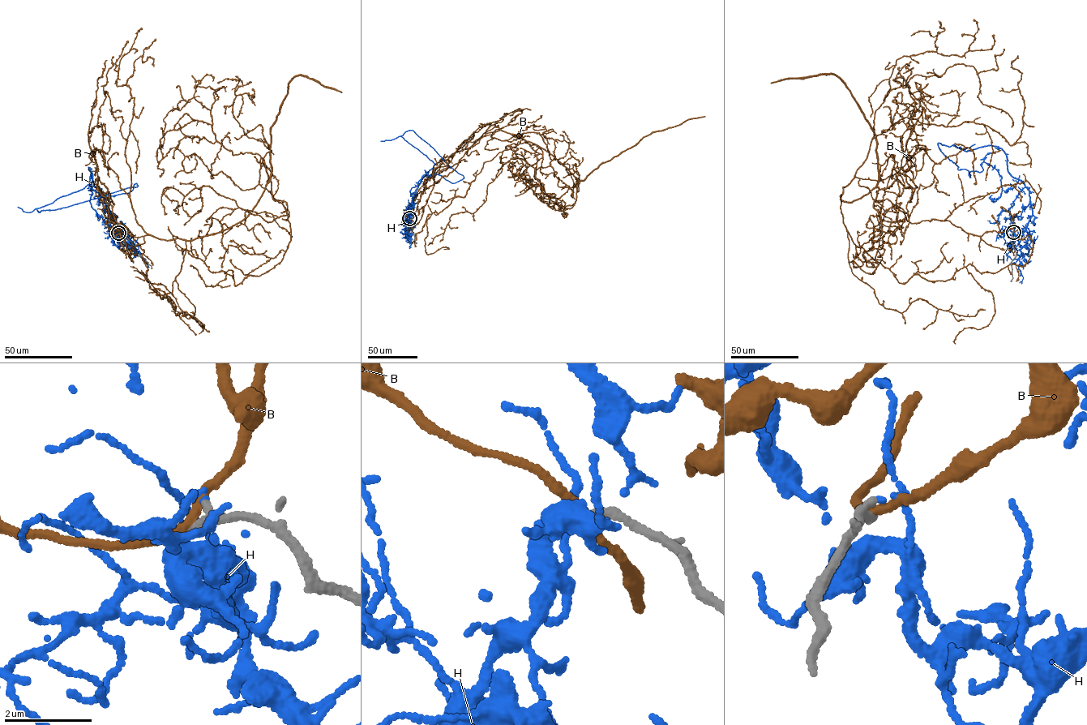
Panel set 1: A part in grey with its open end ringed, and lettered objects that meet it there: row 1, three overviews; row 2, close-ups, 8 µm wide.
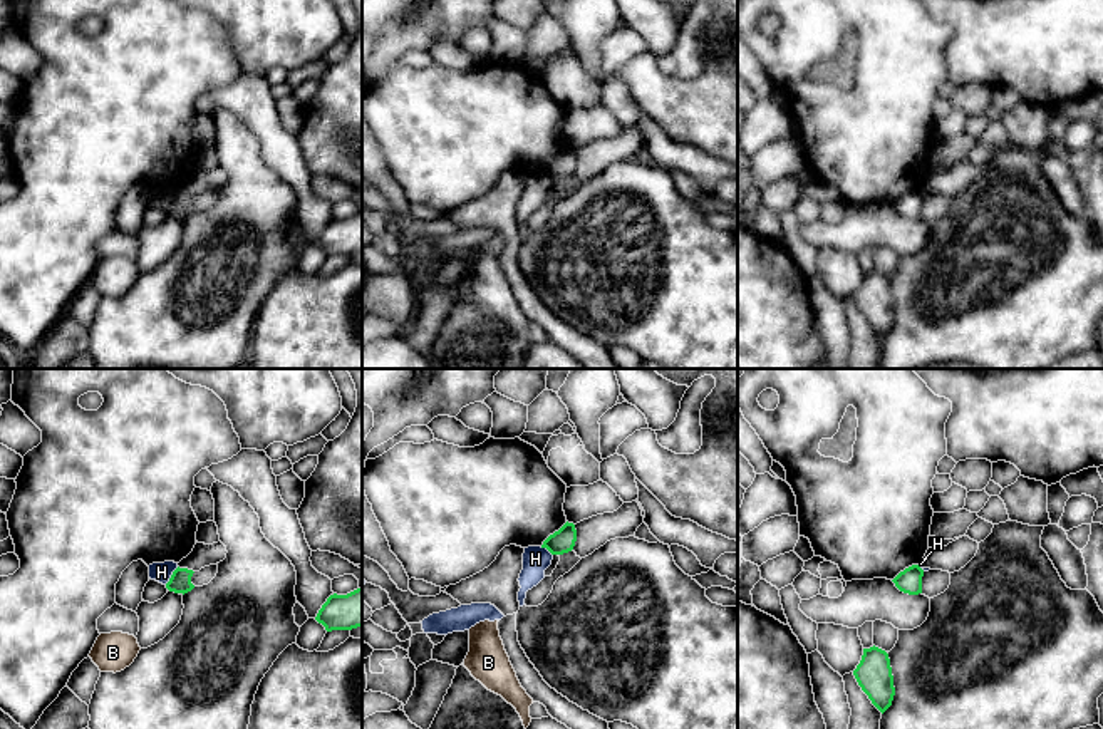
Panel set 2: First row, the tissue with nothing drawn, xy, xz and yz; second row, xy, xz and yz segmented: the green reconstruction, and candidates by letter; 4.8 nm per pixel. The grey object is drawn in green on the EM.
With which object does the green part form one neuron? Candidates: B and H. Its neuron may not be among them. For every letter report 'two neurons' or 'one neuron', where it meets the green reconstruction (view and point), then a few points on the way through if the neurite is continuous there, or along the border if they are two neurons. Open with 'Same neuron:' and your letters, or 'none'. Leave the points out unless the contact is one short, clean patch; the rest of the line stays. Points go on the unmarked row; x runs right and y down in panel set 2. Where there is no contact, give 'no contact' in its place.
Same neuron: none
B: two neurons; no contact
H: two neurons; contact xy (171, 200); border xy (178, 191), (165, 208)

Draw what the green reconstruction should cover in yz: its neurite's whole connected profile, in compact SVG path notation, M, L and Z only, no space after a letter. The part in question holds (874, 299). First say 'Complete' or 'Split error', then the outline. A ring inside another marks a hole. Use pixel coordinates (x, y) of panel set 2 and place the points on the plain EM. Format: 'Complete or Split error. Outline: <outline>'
Complete. Outline: M875 270L863 273L853 300L872 328L883 339L892 330L895 320L888 278Z

